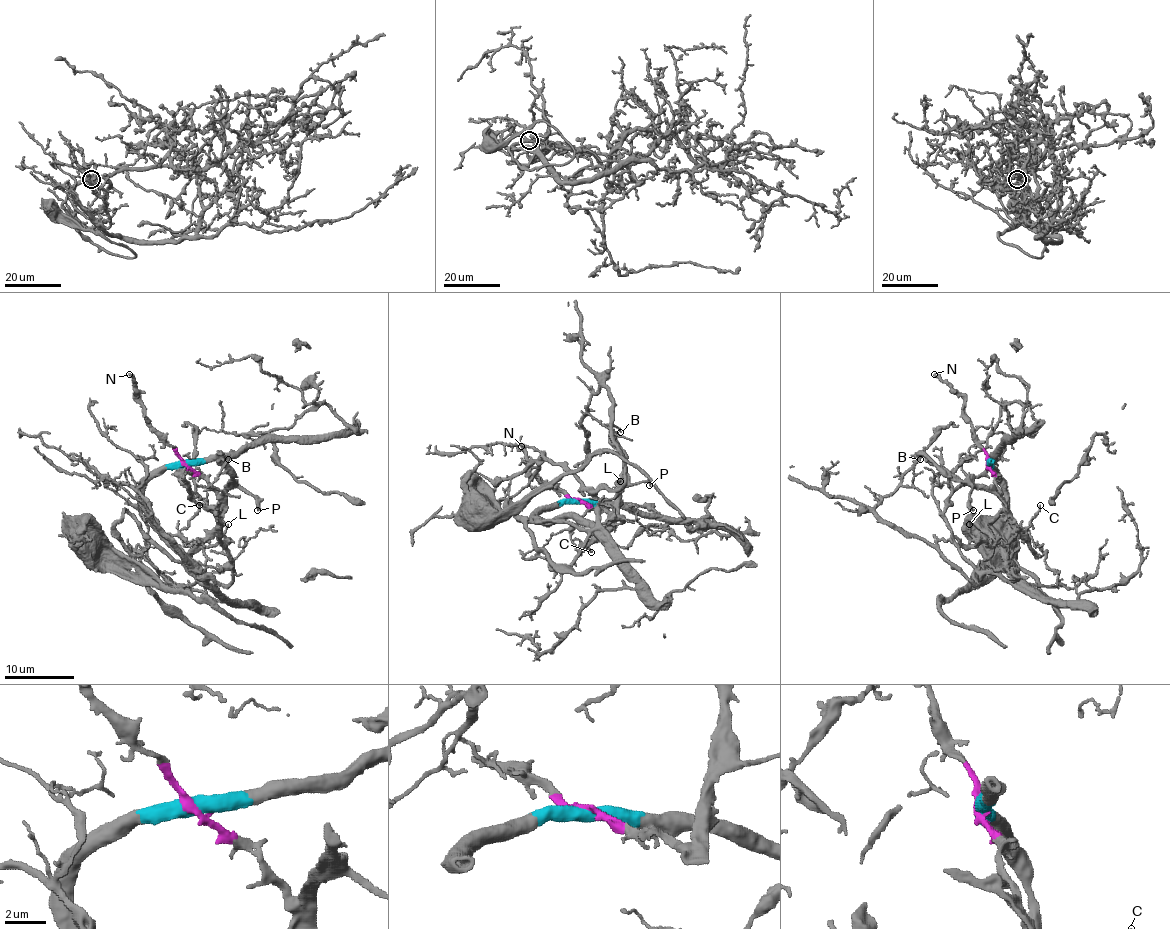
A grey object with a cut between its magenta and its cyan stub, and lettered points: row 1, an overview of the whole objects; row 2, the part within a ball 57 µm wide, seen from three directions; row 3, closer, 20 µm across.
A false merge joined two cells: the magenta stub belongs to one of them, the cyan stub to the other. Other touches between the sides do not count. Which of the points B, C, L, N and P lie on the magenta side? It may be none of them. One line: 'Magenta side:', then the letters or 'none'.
Magenta side: N, P

